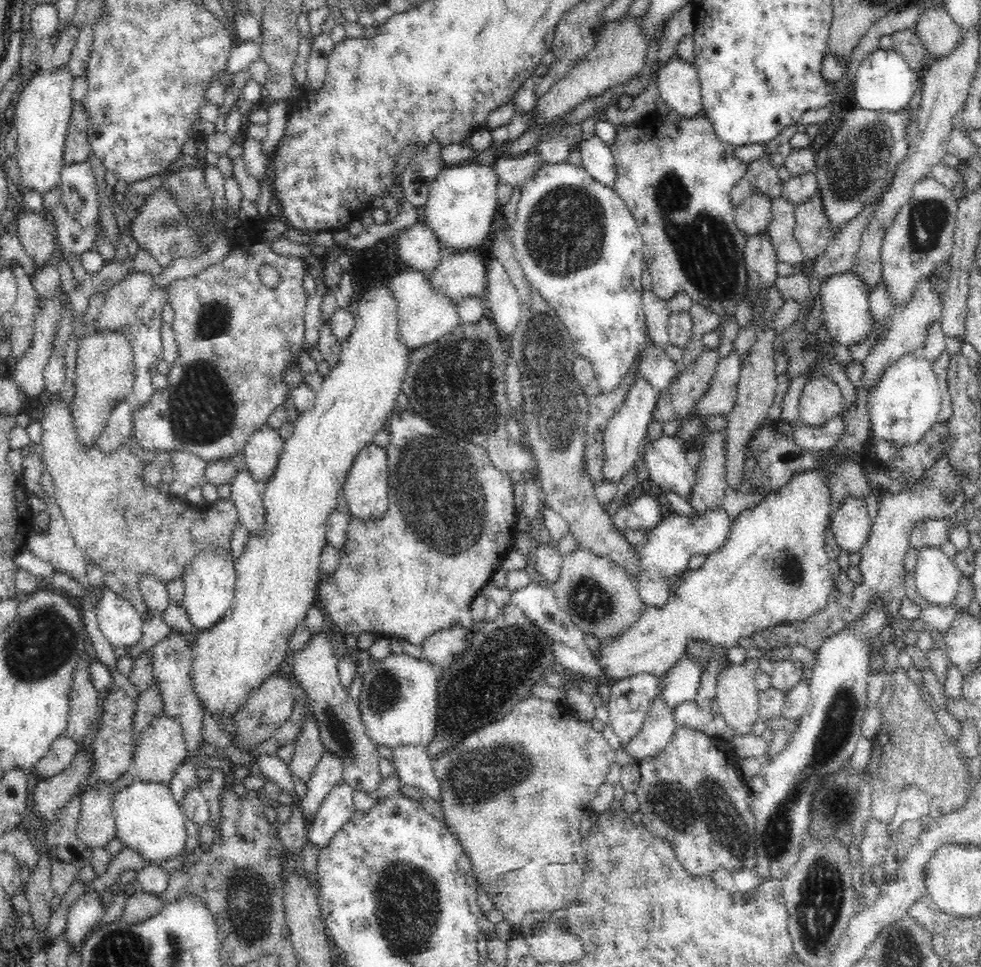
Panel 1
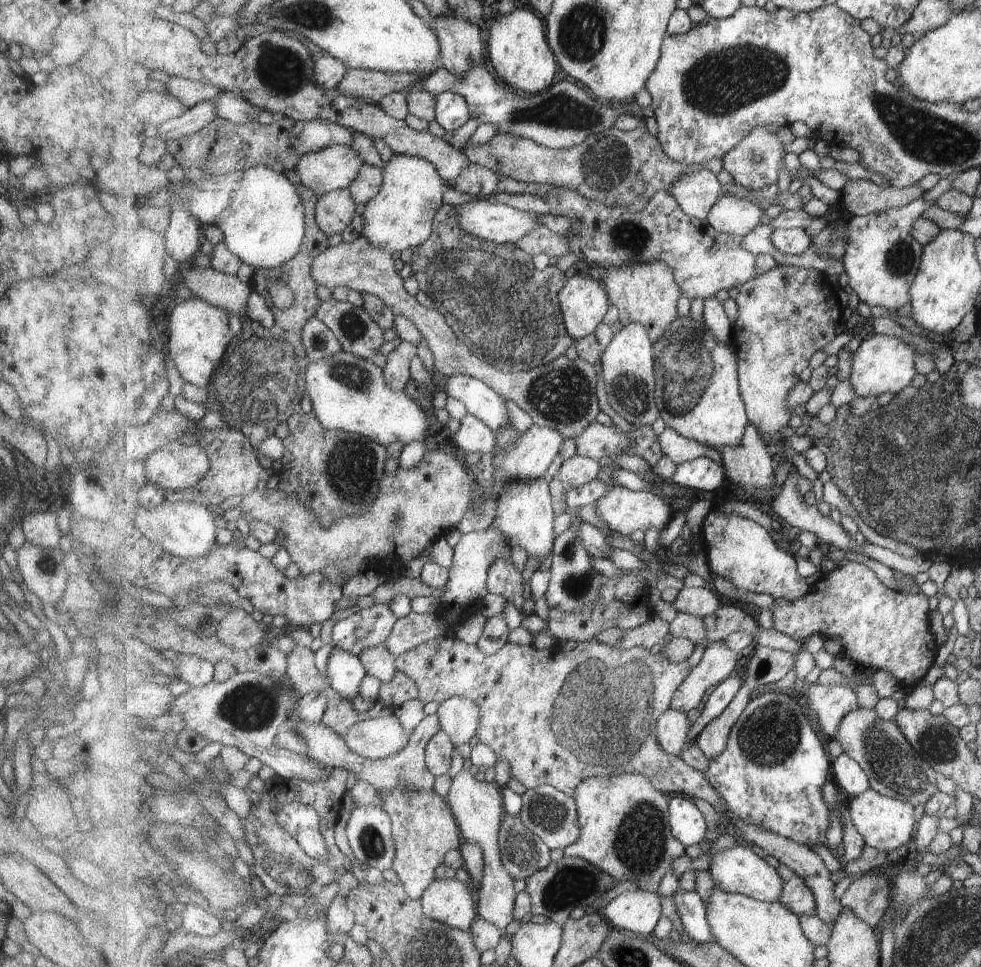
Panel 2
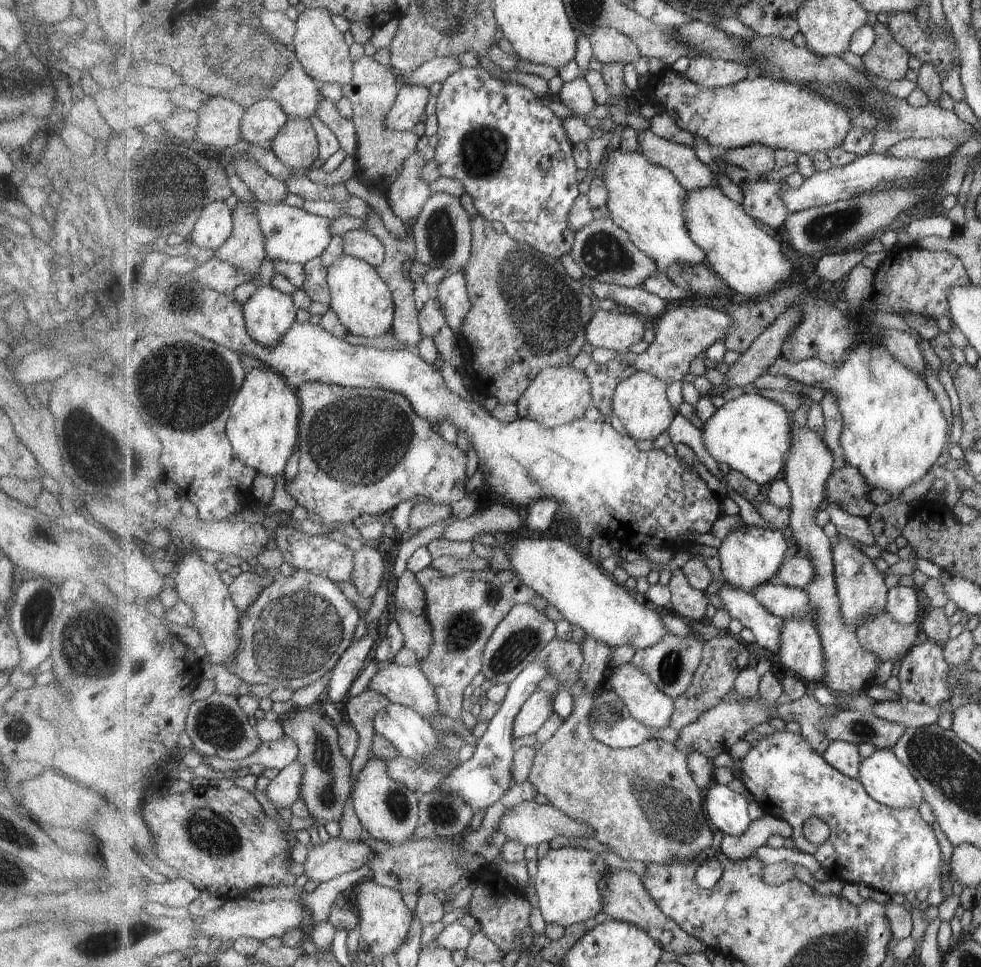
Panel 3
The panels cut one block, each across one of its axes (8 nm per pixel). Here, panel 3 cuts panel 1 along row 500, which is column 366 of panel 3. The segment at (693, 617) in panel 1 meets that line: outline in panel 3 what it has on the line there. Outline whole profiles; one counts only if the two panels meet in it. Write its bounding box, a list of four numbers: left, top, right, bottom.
[352,757,421,843]

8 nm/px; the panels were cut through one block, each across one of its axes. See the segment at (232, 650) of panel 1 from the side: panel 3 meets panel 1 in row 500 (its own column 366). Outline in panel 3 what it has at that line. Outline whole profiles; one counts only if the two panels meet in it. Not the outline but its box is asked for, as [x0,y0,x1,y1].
[328,254,396,338]

